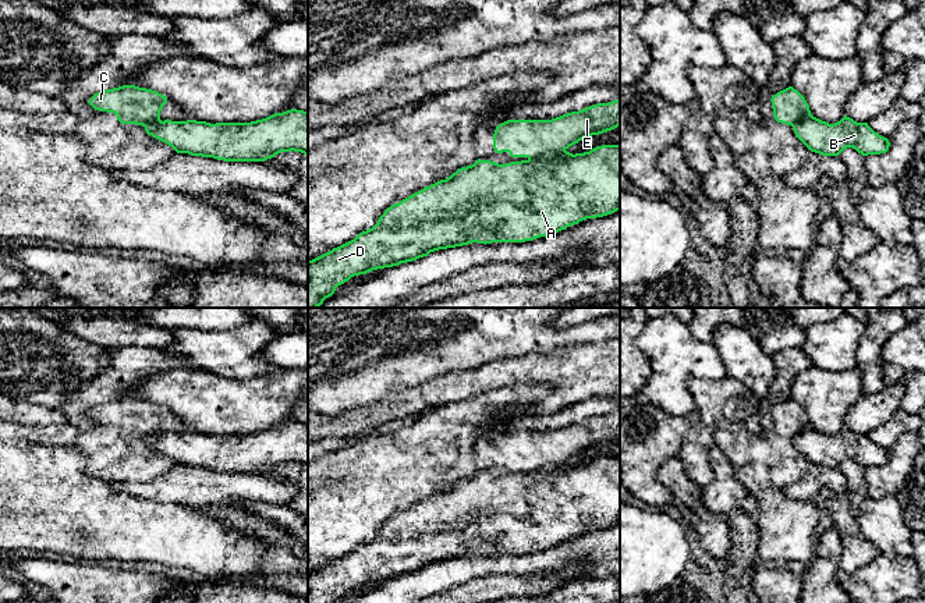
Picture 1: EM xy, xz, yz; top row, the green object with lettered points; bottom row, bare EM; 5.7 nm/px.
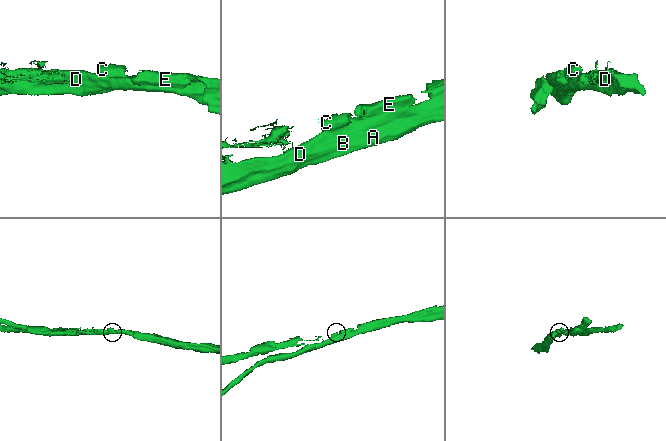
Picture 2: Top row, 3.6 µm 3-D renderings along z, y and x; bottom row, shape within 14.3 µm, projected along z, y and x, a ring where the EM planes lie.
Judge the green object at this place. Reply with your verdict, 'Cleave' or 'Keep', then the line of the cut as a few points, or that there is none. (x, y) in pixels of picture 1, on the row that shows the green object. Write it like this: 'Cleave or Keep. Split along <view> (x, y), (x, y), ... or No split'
Cleave. Split along xz (564, 149), (528, 159)

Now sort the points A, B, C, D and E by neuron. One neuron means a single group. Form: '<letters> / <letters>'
A B D / C E

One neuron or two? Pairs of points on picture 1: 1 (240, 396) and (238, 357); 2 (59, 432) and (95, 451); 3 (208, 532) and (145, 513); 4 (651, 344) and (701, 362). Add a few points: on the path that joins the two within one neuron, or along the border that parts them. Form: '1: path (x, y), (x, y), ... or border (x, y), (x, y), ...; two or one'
1: border (208, 372), (234, 379), (272, 375); two
2: path (67, 435), (87, 443); one
3: path (192, 532), (165, 532), (160, 528); one
4: path (663, 344), (677, 355), (688, 357); one

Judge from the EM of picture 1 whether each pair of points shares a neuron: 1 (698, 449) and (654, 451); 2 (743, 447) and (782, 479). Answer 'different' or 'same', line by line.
1: different
2: same

